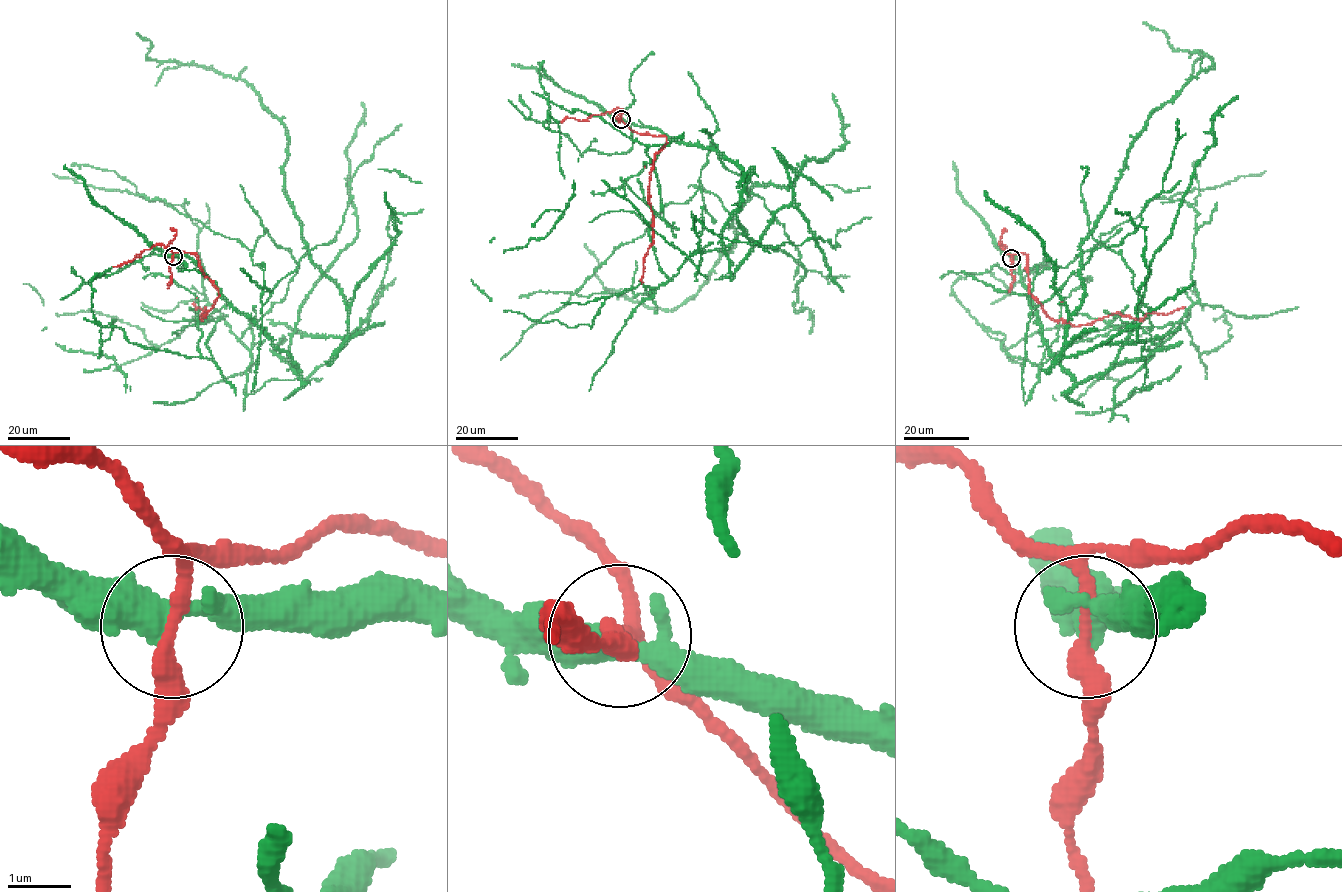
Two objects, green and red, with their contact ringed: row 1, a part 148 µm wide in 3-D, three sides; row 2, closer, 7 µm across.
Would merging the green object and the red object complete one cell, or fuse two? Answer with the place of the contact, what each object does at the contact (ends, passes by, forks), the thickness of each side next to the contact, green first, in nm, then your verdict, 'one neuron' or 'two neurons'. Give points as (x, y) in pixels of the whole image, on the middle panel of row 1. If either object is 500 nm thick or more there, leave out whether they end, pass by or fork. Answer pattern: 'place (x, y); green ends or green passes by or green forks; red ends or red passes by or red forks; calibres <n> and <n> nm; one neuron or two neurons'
place (621, 119); green forks; red passes by; calibres 360 and 280 nm; one neuron

